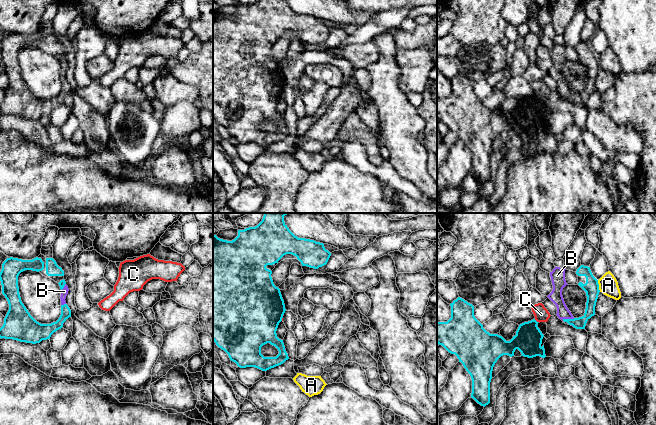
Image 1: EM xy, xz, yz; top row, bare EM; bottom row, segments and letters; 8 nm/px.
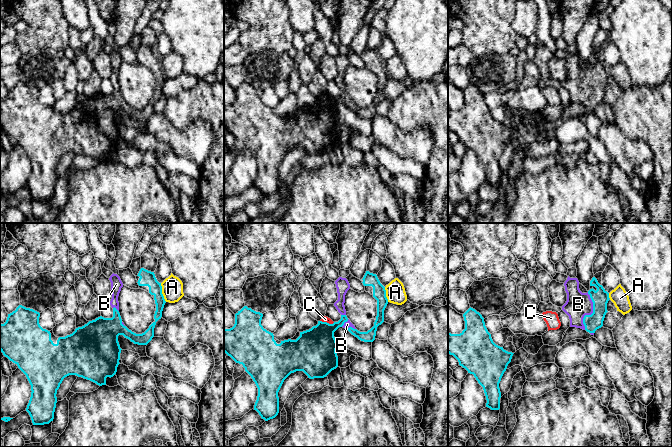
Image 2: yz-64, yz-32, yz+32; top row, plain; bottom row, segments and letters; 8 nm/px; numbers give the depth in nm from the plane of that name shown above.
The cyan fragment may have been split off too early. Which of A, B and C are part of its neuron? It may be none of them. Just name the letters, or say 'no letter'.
B

